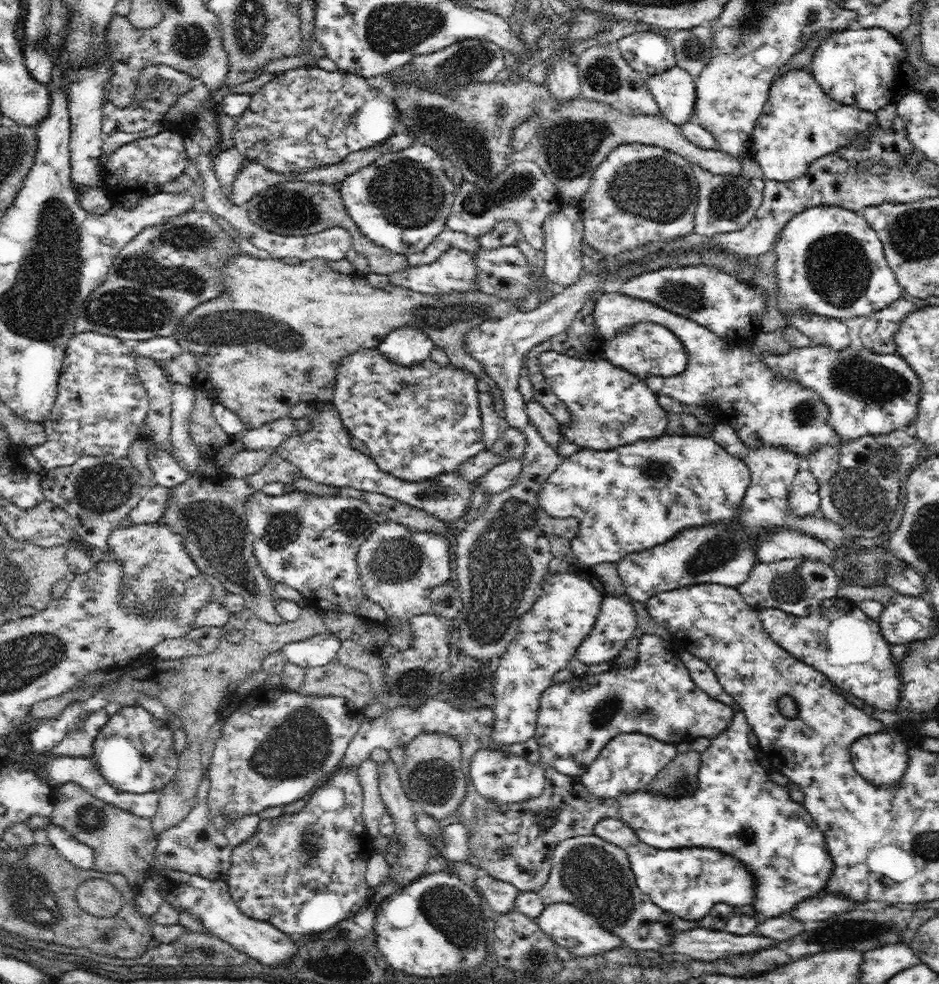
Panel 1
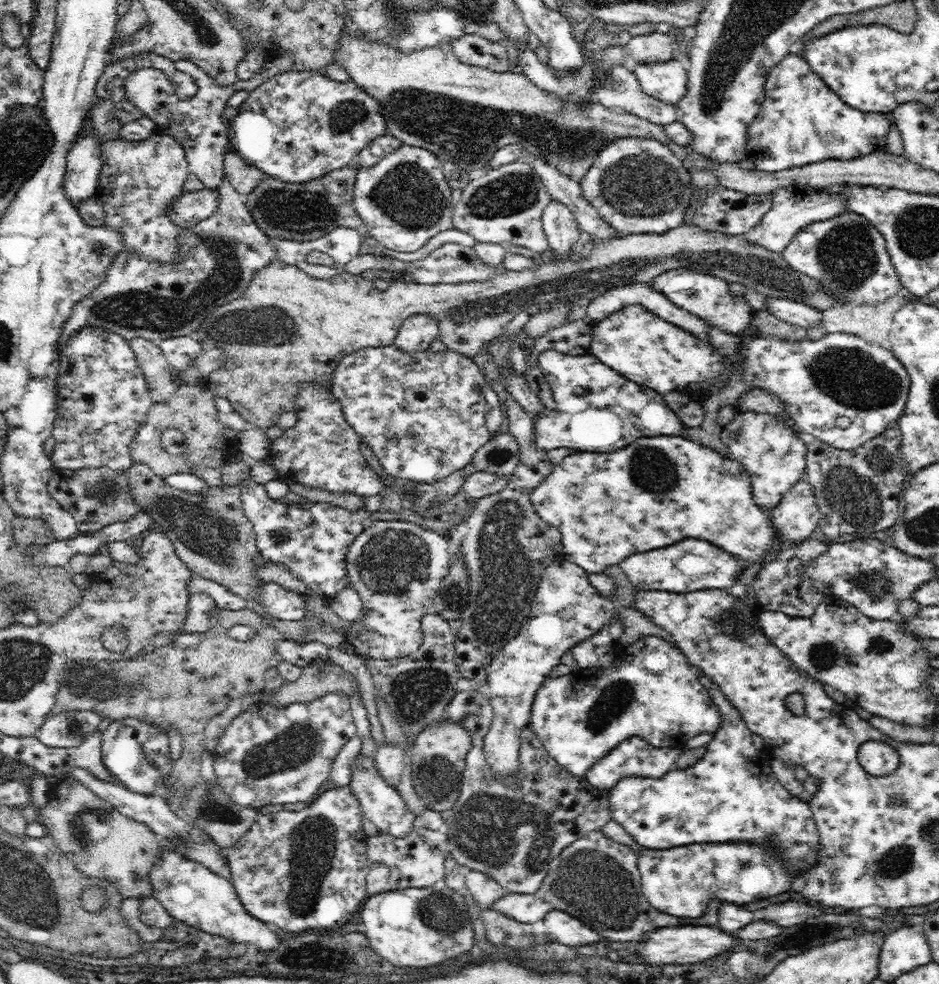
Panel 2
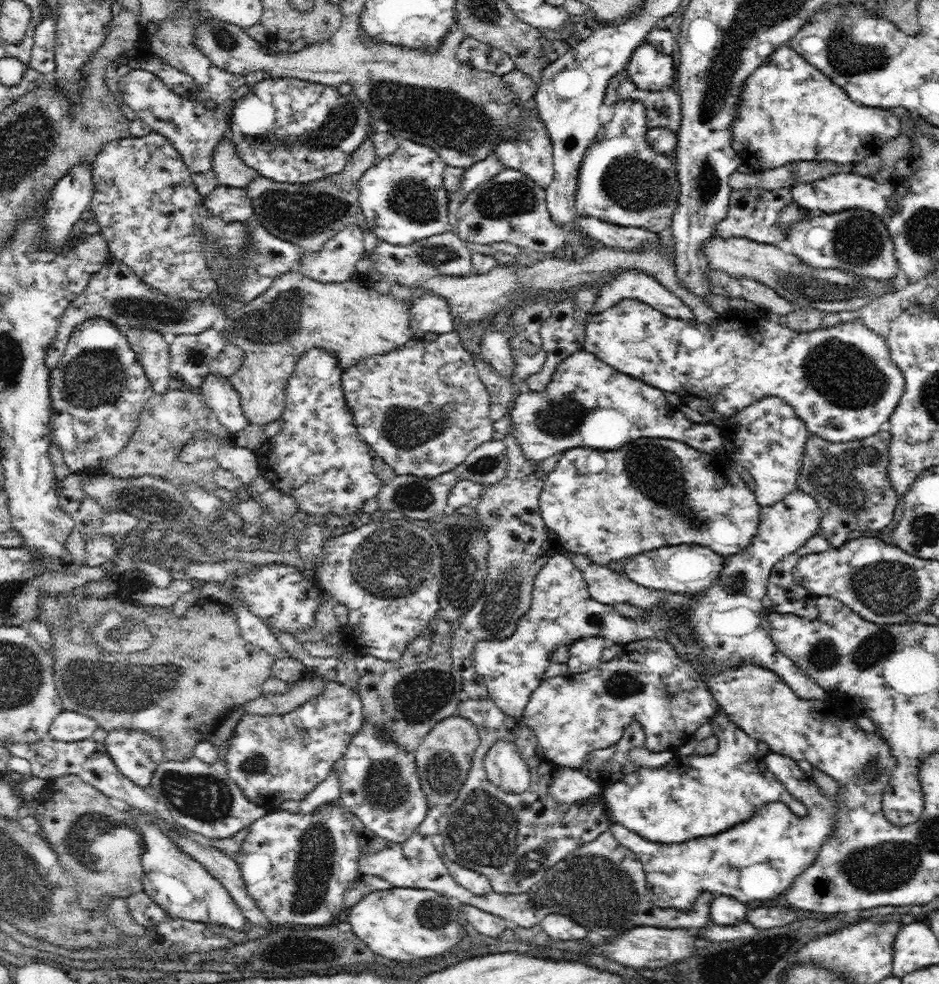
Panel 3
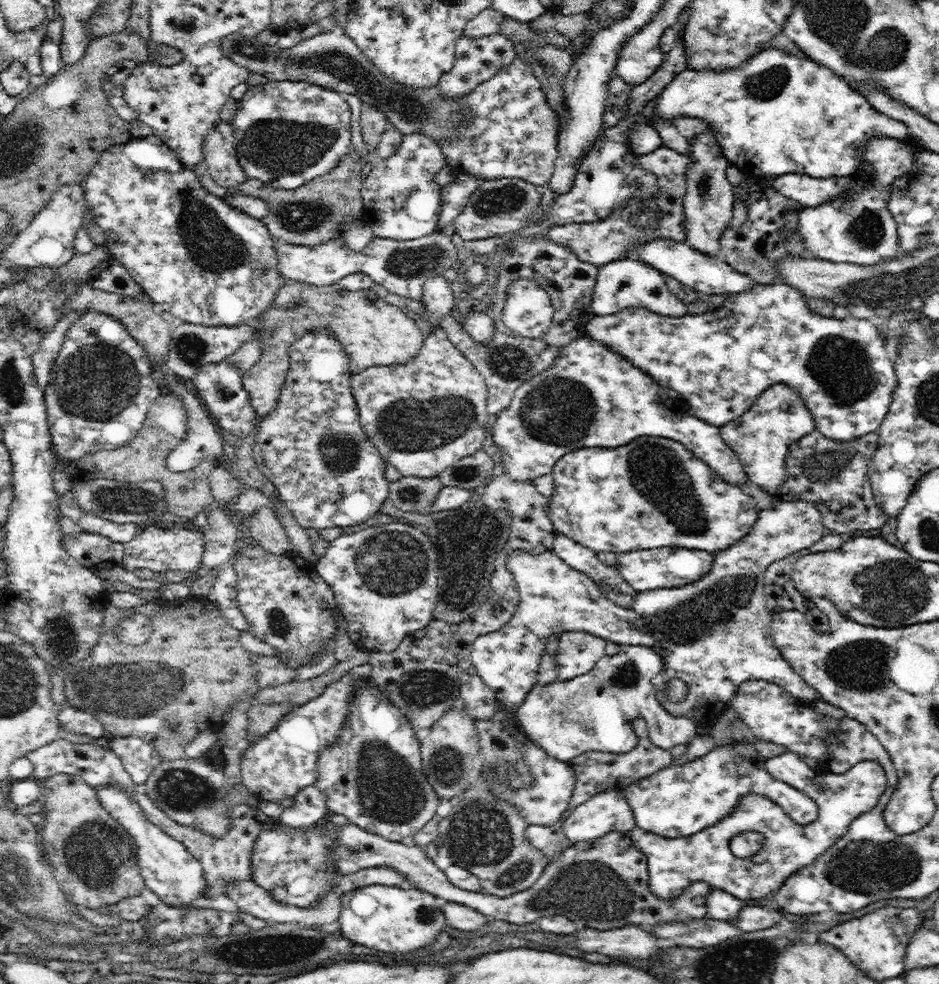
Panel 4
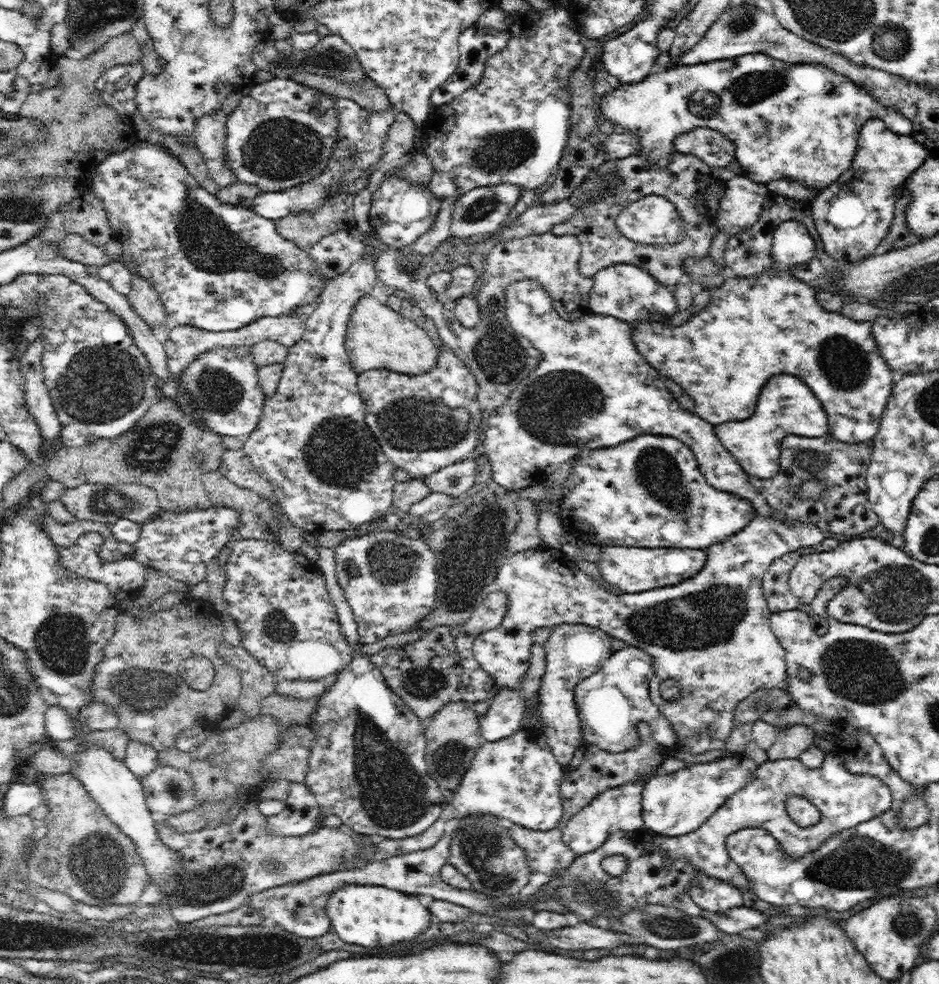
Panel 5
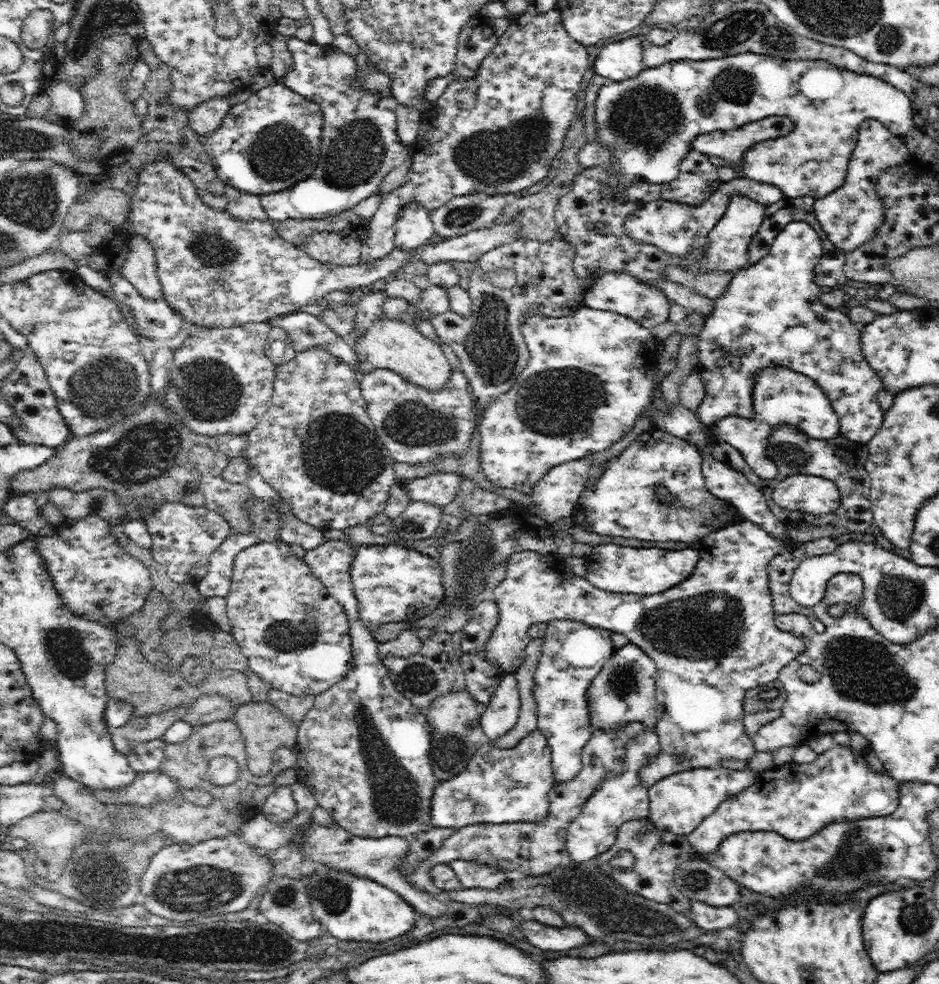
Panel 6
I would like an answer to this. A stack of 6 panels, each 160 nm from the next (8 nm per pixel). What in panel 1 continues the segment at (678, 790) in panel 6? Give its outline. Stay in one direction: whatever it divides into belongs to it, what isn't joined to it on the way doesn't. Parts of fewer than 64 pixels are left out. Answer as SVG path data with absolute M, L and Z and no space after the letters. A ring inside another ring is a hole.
M682 649L678 652L697 686L715 701L722 701L731 706L734 718L722 734L711 737L710 746L701 752L701 765L697 776L698 786L693 795L689 798L671 799L648 790L620 793L617 796L618 818L638 835L640 841L659 850L684 847L716 848L724 854L730 854L736 862L746 865L755 877L754 908L766 914L768 918L789 914L799 902L817 895L821 890L826 889L830 882L834 863L826 845L826 838L814 823L806 807L791 799L786 786L772 781L770 773L766 773L764 768L758 764L756 752L752 750L748 739L750 726L745 712L723 689L710 665L691 652Z

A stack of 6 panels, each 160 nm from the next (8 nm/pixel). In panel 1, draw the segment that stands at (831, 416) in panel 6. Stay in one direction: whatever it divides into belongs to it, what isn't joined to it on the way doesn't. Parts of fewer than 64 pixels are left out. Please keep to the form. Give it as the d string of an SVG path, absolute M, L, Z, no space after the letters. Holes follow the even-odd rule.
M730 424L714 426L712 438L732 456L738 457L747 464L751 473L751 484L748 486L742 504L736 512L733 522L716 522L702 524L694 528L681 530L668 542L656 545L640 552L627 554L616 564L619 577L626 586L624 594L642 603L656 593L666 592L694 584L714 584L737 587L749 577L750 571L757 563L756 545L761 534L776 527L786 527L804 535L816 537L819 541L830 540L832 544L842 546L846 539L852 539L842 529L820 512L812 516L796 516L788 506L789 490L794 478L804 465L801 456L790 453L784 447L762 445L750 449L740 441L738 431Z

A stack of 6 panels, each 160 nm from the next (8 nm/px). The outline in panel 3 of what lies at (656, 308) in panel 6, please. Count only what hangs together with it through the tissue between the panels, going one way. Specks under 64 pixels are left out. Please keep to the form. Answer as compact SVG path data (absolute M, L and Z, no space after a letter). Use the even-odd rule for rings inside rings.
M620 269L611 276L599 289L591 312L604 312L628 298L645 302L677 319L694 319L692 310L680 298L662 286L654 276L638 269Z

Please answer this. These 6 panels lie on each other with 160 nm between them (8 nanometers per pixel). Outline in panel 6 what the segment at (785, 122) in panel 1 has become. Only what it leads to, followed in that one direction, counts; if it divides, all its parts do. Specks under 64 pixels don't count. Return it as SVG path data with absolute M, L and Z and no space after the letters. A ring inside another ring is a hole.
M745 52L735 55L728 55L725 57L709 58L708 60L677 60L668 61L657 67L646 67L641 70L634 78L627 78L626 80L616 82L608 81L598 91L597 99L595 100L595 127L597 130L598 138L596 143L600 143L604 148L613 150L606 167L611 164L611 168L617 168L615 171L610 171L606 183L603 186L603 194L607 198L612 198L620 192L620 186L624 186L624 182L634 182L634 180L641 180L648 184L662 184L672 182L679 175L679 166L682 158L684 158L690 149L692 149L692 142L699 136L699 134L713 133L714 131L727 131L738 129L749 122L762 120L763 118L780 115L787 116L794 121L794 128L790 130L790 134L776 139L771 139L758 143L752 148L748 148L744 152L744 160L742 166L745 176L762 183L770 183L782 189L785 197L795 201L798 197L812 197L822 198L830 192L834 192L844 184L847 175L847 168L850 157L852 156L854 147L859 139L859 128L861 122L865 119L874 119L885 124L885 127L896 136L906 137L909 130L914 126L912 120L912 103L910 98L902 90L892 86L889 82L881 78L869 75L860 74L846 68L840 68L831 62L822 59L779 59L764 53Z

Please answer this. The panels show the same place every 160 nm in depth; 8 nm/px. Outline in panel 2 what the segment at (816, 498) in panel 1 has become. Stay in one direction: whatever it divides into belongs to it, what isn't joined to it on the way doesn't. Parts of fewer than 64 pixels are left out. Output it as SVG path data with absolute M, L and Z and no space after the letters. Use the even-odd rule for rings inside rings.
M806 478L794 484L769 513L777 537L786 547L809 539L821 519L814 491Z

